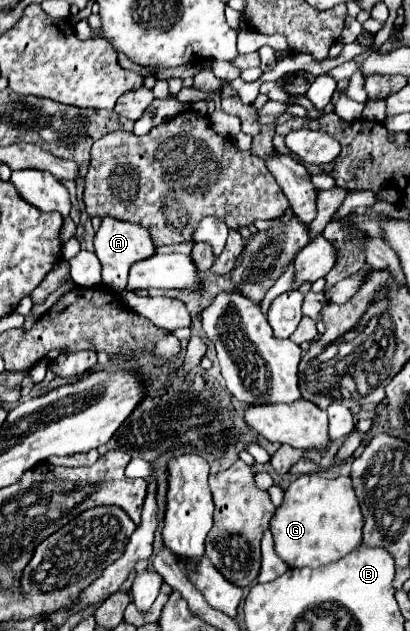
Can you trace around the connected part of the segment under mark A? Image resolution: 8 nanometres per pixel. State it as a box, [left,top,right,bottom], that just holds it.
[94,217,154,291]

